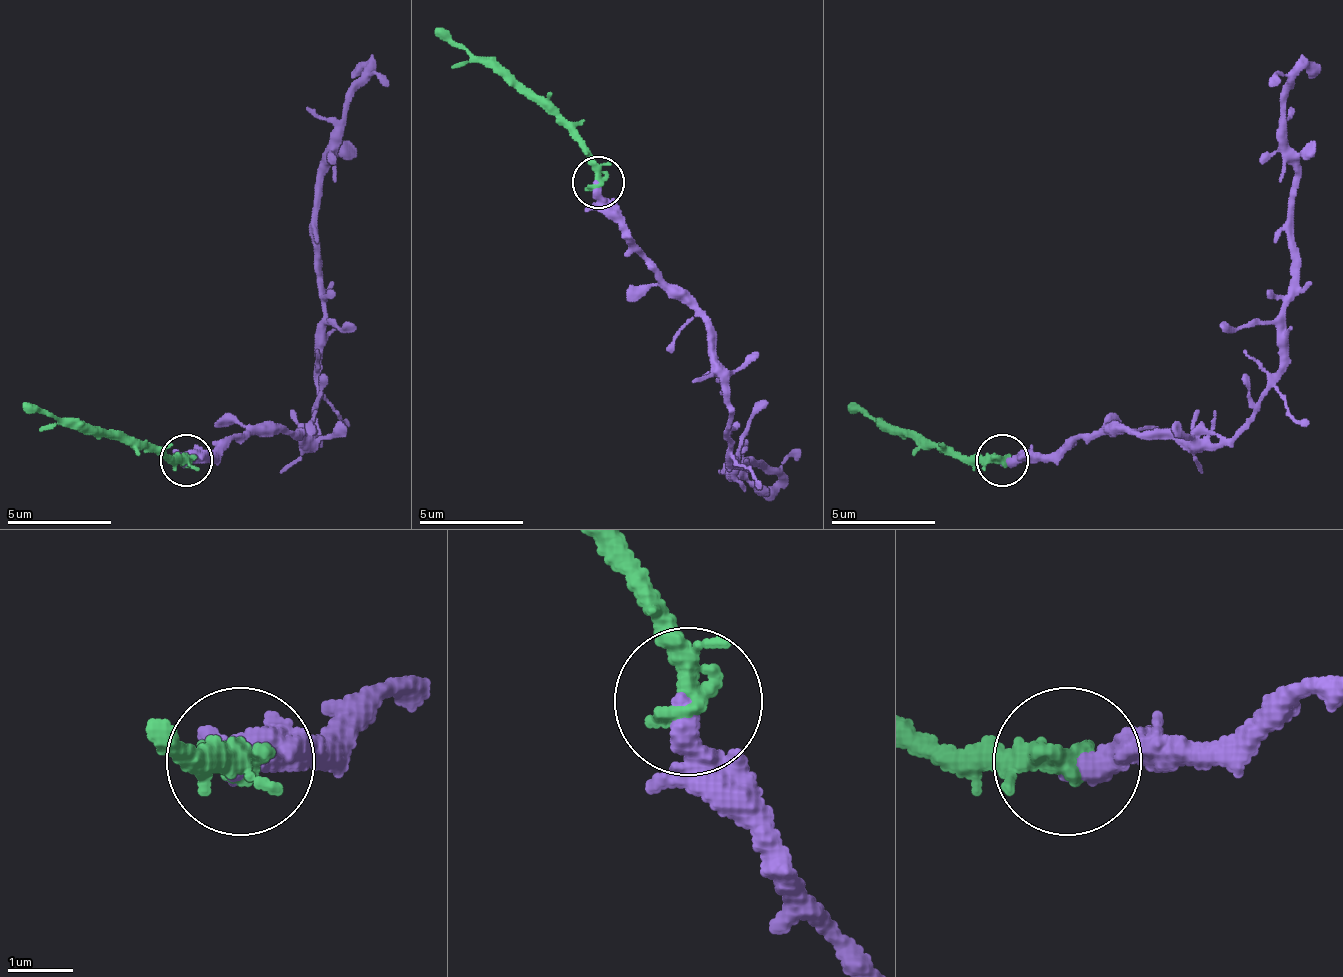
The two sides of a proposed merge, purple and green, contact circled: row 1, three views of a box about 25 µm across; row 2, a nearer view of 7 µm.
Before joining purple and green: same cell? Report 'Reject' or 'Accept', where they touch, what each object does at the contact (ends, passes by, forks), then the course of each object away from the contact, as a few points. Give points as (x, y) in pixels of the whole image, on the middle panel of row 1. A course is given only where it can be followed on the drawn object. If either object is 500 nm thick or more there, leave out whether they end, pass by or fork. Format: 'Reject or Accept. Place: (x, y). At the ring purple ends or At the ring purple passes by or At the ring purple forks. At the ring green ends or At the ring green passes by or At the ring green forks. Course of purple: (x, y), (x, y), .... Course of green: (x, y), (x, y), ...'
Accept. Place: (598, 182). At the ring purple ends. At the ring green passes by. Course of purple: (599, 184), (620, 236), (704, 320), (730, 414), (730, 461), (725, 472), (767, 467), (777, 477), (762, 498). Course of green: (599, 184), (599, 163), (578, 142), (437, 26)

